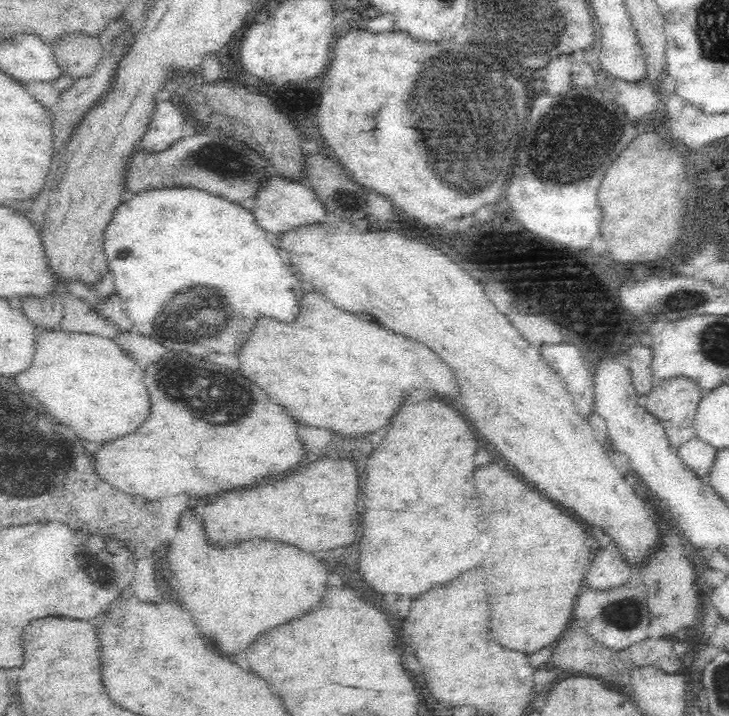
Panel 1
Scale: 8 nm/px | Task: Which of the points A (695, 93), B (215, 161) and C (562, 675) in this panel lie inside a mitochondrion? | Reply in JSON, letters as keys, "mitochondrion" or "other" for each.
{"A":"other","B":"mitochondrion","C":"other"}

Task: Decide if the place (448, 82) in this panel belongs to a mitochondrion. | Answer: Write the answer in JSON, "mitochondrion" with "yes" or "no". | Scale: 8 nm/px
{"mitochondrion":"yes"}

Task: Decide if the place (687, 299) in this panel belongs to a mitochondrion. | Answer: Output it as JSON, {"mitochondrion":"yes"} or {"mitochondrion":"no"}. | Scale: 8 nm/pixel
{"mitochondrion":"yes"}

